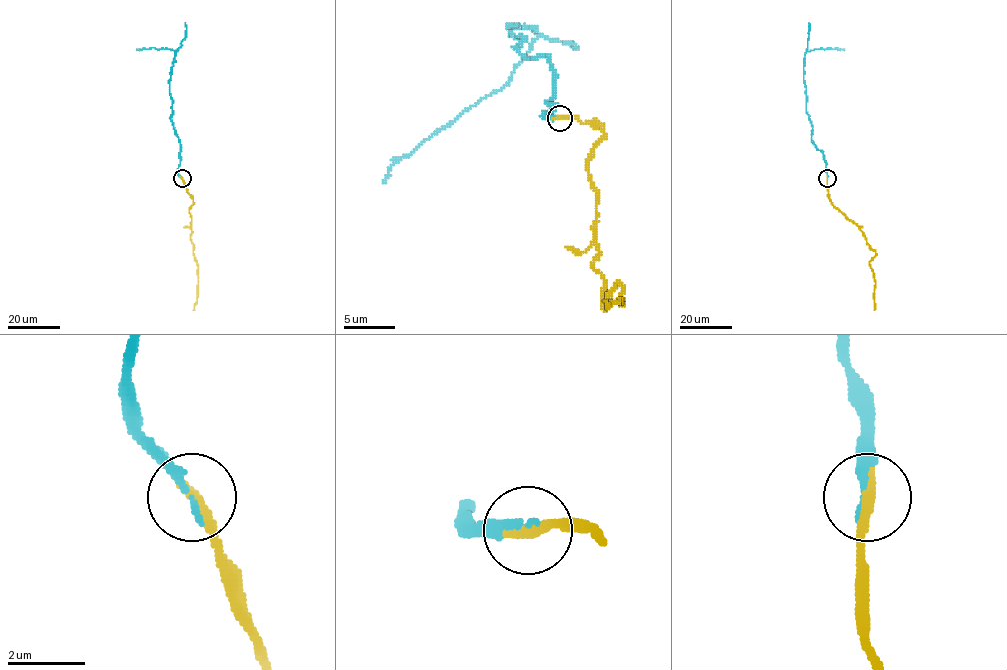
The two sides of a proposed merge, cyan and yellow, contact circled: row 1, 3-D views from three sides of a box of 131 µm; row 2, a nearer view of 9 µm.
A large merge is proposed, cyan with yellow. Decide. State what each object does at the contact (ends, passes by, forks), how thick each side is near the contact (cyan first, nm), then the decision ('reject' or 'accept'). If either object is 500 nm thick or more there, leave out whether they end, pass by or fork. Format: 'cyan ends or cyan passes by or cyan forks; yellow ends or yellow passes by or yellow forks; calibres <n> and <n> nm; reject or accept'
cyan ends; yellow ends; calibres 240 and 340 nm; accept

